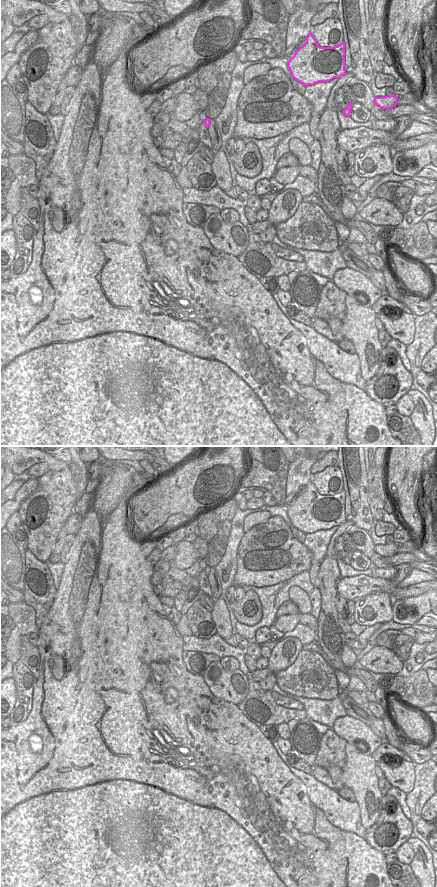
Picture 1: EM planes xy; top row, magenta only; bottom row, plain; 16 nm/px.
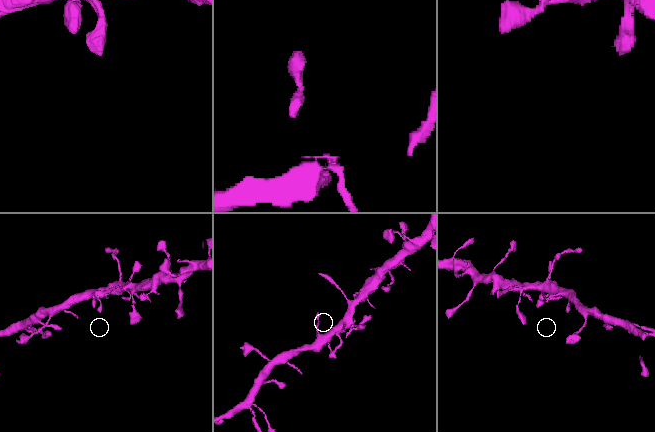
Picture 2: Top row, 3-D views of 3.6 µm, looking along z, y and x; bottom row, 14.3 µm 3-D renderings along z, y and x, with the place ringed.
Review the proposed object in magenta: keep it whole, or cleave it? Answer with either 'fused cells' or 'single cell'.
single cell

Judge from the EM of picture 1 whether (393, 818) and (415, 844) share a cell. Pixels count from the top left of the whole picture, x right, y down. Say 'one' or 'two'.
two

